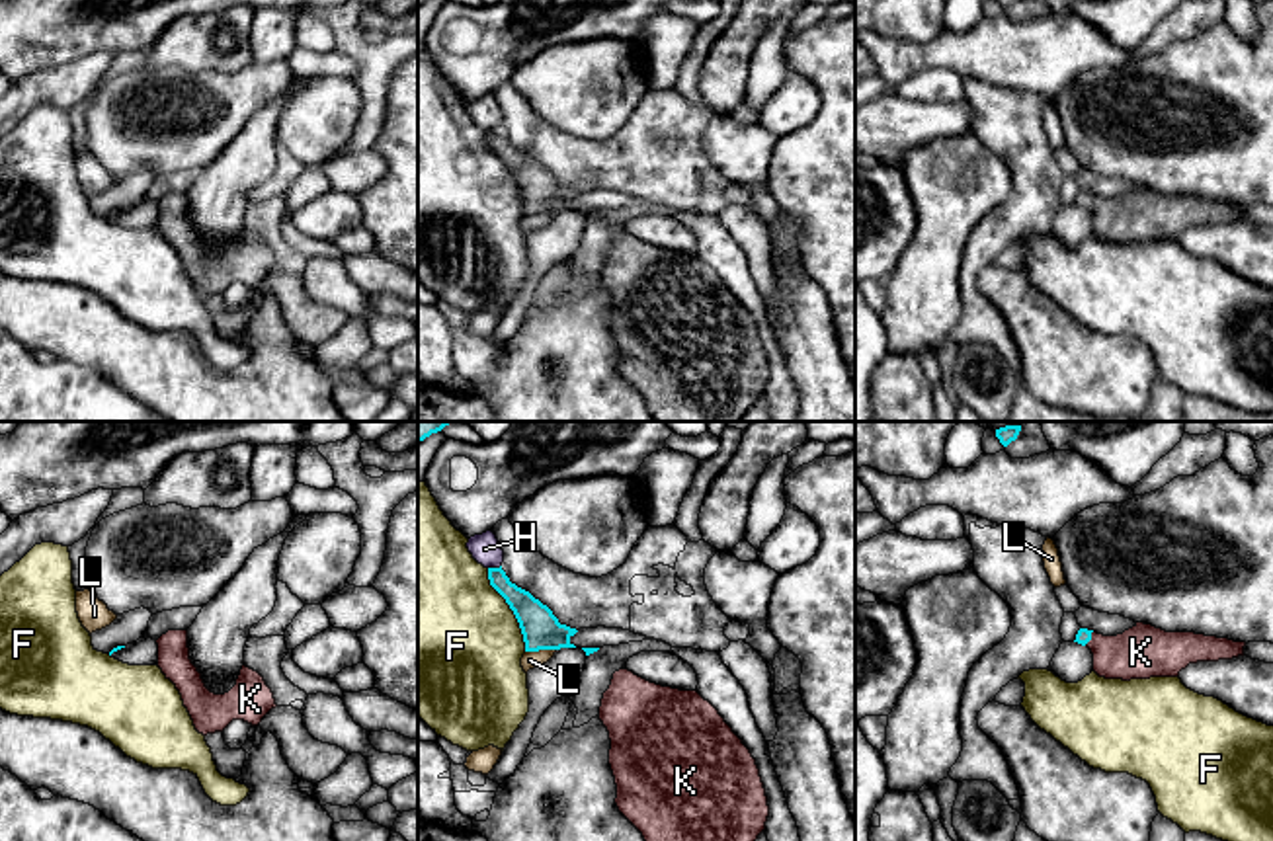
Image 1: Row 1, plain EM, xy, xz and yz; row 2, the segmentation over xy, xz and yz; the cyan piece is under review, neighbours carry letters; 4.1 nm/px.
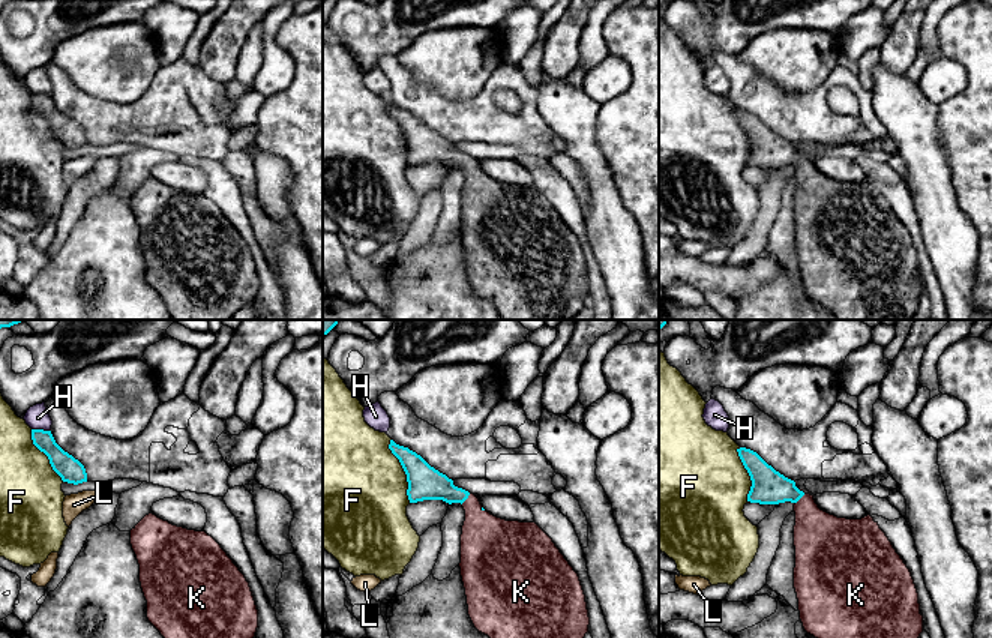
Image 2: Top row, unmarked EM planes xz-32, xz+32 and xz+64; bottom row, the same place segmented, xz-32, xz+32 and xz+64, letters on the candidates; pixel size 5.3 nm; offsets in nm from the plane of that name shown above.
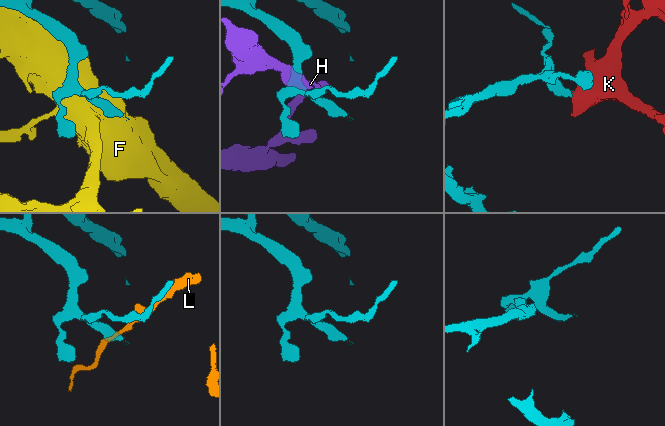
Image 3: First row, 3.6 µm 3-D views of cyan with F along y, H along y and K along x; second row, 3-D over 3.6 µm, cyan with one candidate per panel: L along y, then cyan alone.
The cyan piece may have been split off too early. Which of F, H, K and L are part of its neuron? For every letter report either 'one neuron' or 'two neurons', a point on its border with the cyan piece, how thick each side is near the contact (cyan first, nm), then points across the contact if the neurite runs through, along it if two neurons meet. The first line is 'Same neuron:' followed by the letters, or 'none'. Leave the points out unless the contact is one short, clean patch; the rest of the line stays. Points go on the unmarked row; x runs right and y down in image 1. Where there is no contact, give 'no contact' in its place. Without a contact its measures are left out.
Same neuron: K
F: two neurons; meets cyan in xz at (510, 170); 160 nm thick on the cyan side, 500 nm on the other
H: two neurons; meets cyan in xz at (494, 131); 130 nm thick on the cyan side, 120 nm on the other
K: one neuron; meets cyan in yz at (1090, 201); 60 nm thick on the cyan side, 220 nm on the other; runs through yz (1084, 198), (1090, 201), (1109, 215), (1141, 215)
L: two neurons; meets cyan in xz at (539, 211); 160 nm thick on the cyan side, 70 nm on the other

